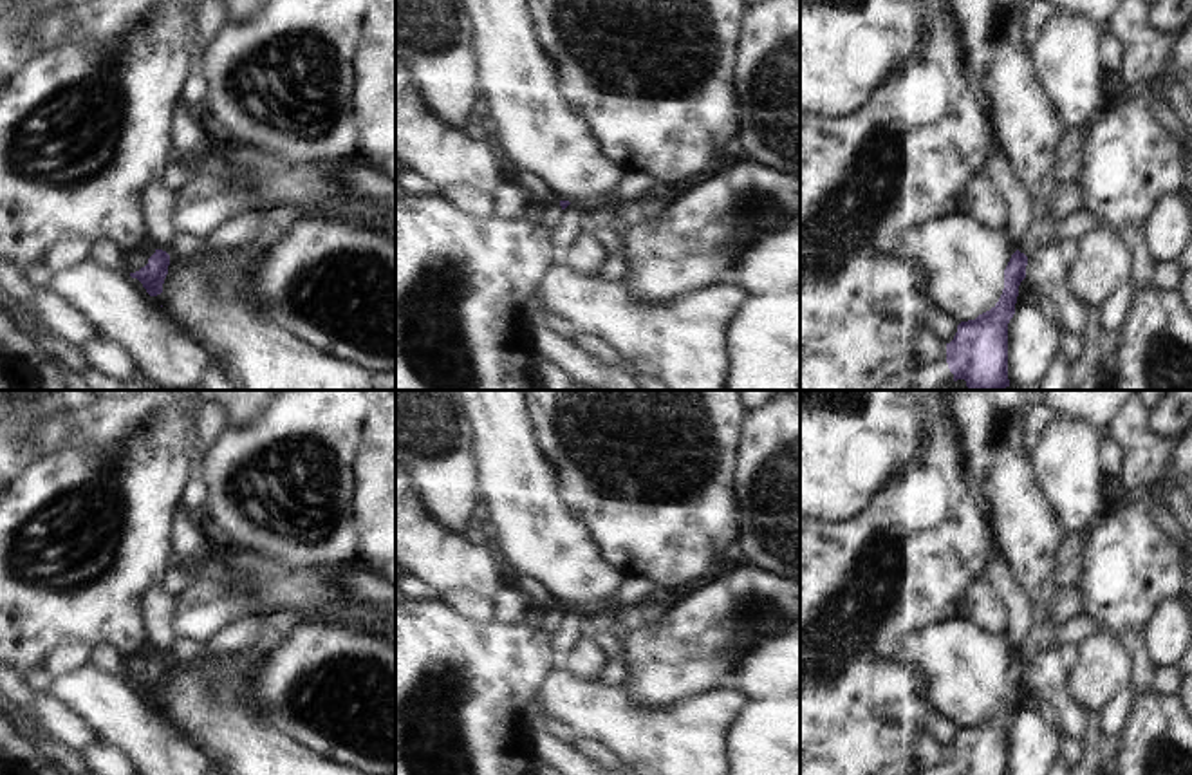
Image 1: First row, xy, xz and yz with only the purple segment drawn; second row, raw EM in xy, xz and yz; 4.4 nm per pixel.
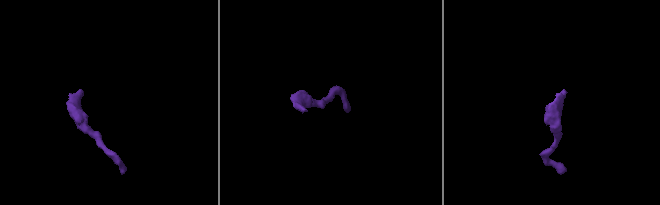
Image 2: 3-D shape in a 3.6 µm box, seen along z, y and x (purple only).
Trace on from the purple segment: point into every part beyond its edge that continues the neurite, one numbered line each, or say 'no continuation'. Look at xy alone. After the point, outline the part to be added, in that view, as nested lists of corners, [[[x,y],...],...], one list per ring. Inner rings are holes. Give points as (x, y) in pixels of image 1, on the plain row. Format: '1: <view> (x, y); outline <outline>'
1: xy (85, 532); outline [[[135,390],[67,410],[67,443],[40,457],[0,499],[0,663],[23,674],[42,667],[58,645],[70,640],[88,647],[108,643],[123,659],[155,658],[143,596],[177,560],[172,522],[191,486],[191,452],[202,450],[197,416],[204,403],[206,390]]]

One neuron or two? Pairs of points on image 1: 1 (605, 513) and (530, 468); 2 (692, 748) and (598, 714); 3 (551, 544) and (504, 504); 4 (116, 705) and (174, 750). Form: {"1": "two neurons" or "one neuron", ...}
{"1": "two neurons", "2": "one neuron", "3": "one neuron", "4": "one neuron"}

